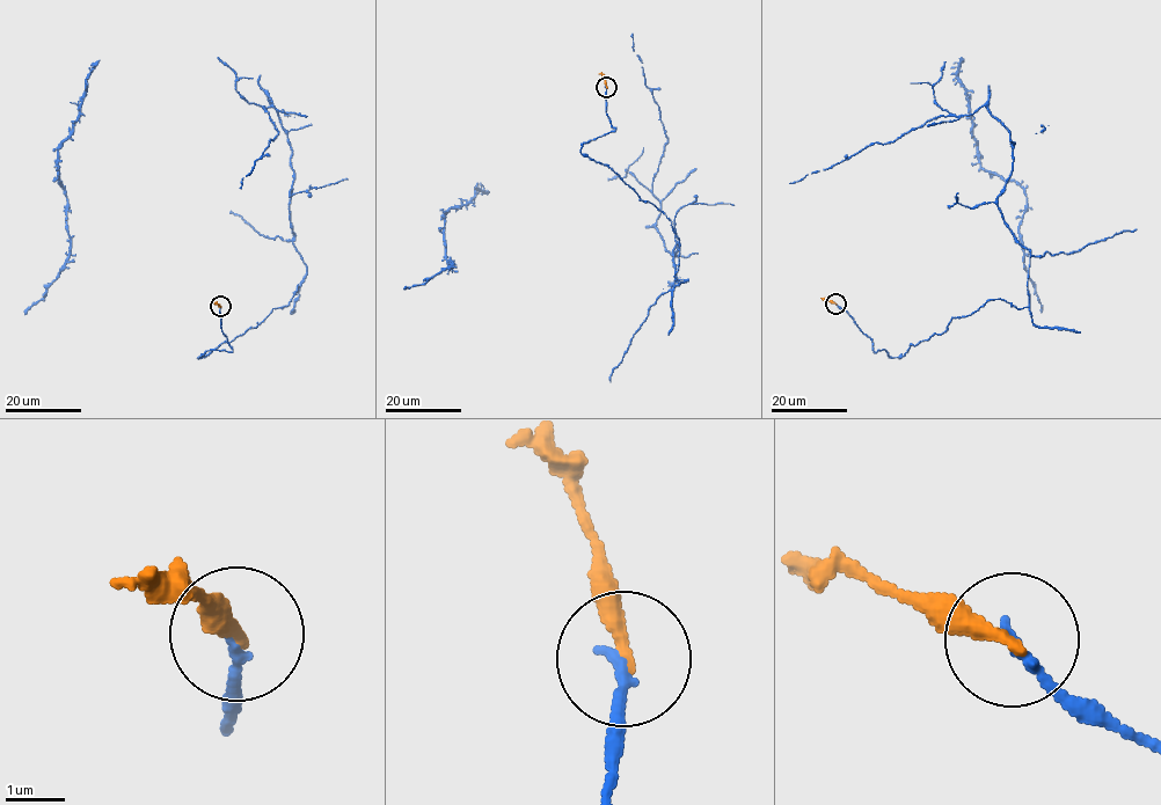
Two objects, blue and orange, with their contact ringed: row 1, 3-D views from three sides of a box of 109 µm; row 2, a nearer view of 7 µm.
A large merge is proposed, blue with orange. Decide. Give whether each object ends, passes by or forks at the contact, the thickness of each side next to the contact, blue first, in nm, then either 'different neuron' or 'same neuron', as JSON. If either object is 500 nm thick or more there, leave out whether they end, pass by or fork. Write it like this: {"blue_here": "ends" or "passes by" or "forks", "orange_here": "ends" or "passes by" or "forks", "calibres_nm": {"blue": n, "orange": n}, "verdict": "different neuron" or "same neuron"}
{"blue_here": "ends", "orange_here": "ends", "calibres_nm": {"blue": 190, "orange": 280}, "verdict": "same neuron"}

